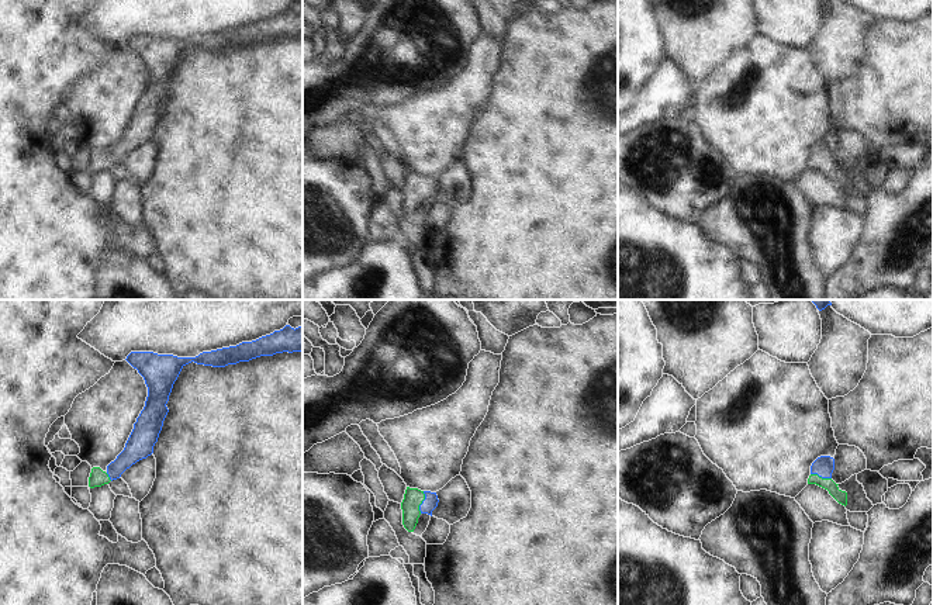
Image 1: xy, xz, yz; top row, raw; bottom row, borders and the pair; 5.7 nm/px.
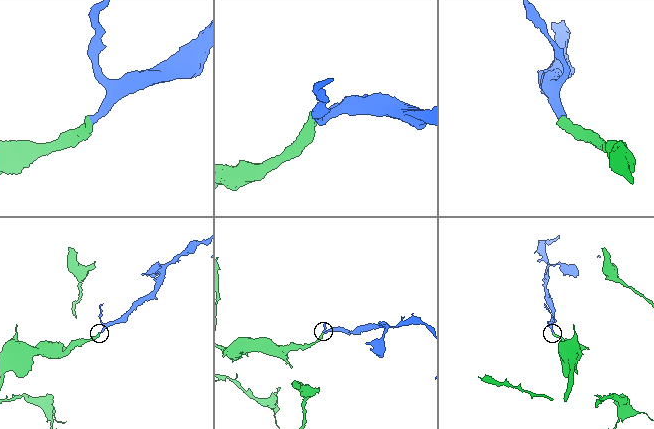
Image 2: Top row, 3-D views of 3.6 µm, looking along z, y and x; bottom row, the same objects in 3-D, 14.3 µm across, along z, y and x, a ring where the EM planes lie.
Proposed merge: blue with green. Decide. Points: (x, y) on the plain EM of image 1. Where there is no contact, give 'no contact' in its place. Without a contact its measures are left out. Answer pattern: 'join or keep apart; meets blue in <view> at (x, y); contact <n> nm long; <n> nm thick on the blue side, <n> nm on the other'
join; meets blue in xz at (422, 187); contact 130 nm long; 80 nm thick on the blue side, 110 nm on the other

